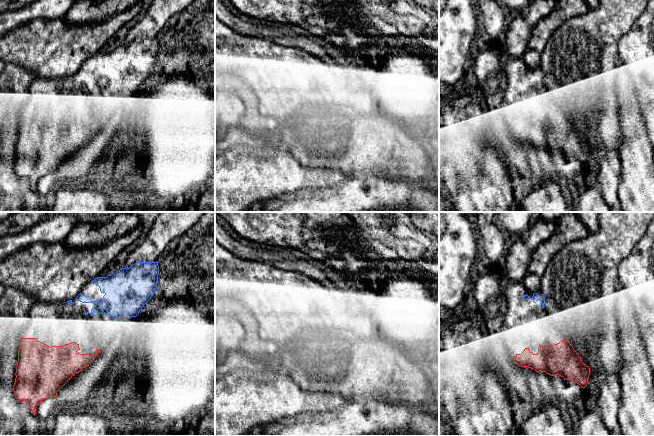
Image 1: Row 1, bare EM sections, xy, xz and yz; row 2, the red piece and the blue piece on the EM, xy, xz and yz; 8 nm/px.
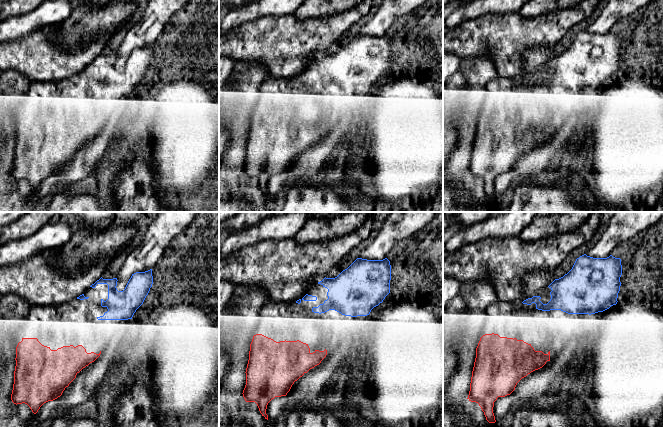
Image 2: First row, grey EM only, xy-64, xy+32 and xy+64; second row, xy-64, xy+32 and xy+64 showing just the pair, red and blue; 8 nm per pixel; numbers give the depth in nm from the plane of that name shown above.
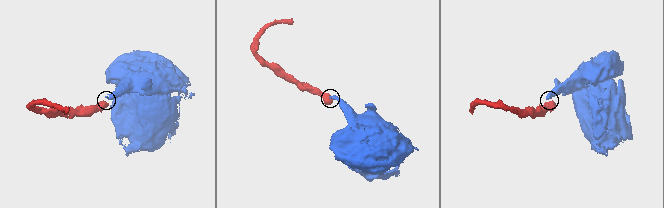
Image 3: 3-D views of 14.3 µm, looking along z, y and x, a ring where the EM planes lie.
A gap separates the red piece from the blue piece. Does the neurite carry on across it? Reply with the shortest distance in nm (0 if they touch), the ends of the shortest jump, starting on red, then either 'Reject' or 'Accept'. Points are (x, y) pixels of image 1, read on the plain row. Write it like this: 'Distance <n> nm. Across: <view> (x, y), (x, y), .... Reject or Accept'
Distance 240 nm. Across: xy (74, 118), (84, 89). Accept

